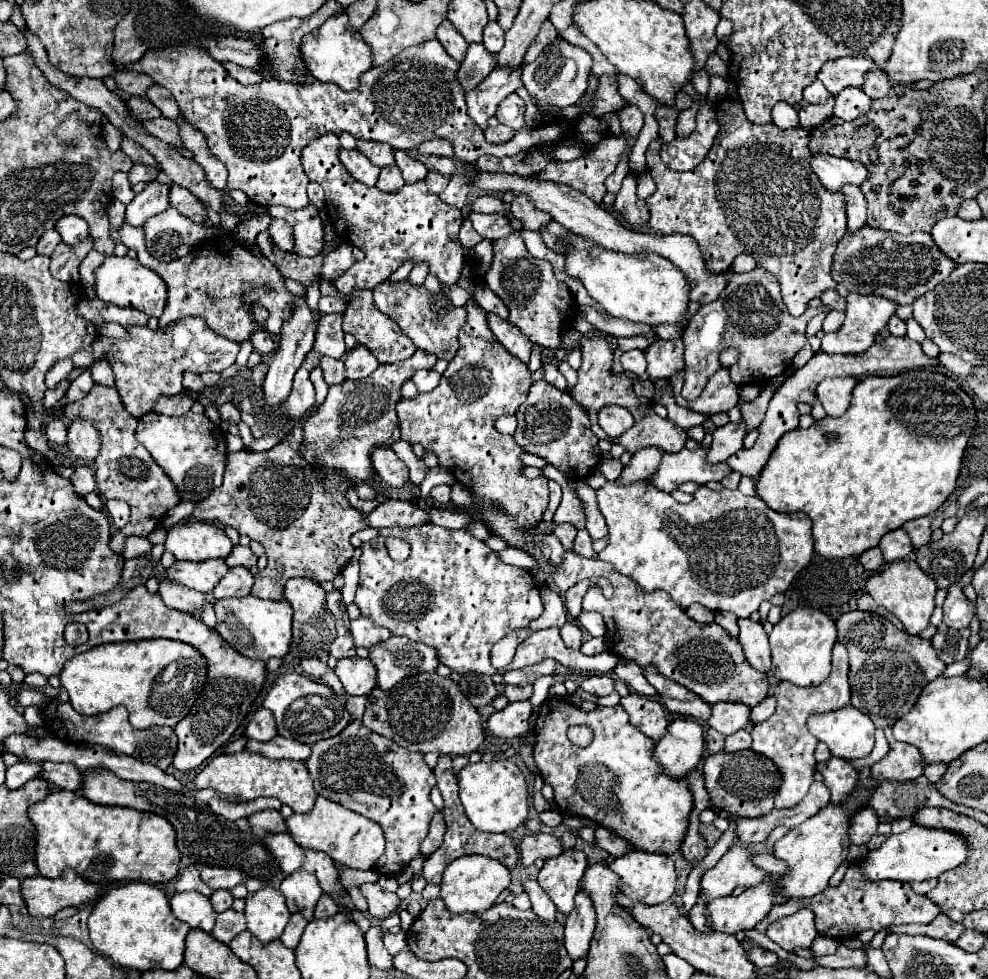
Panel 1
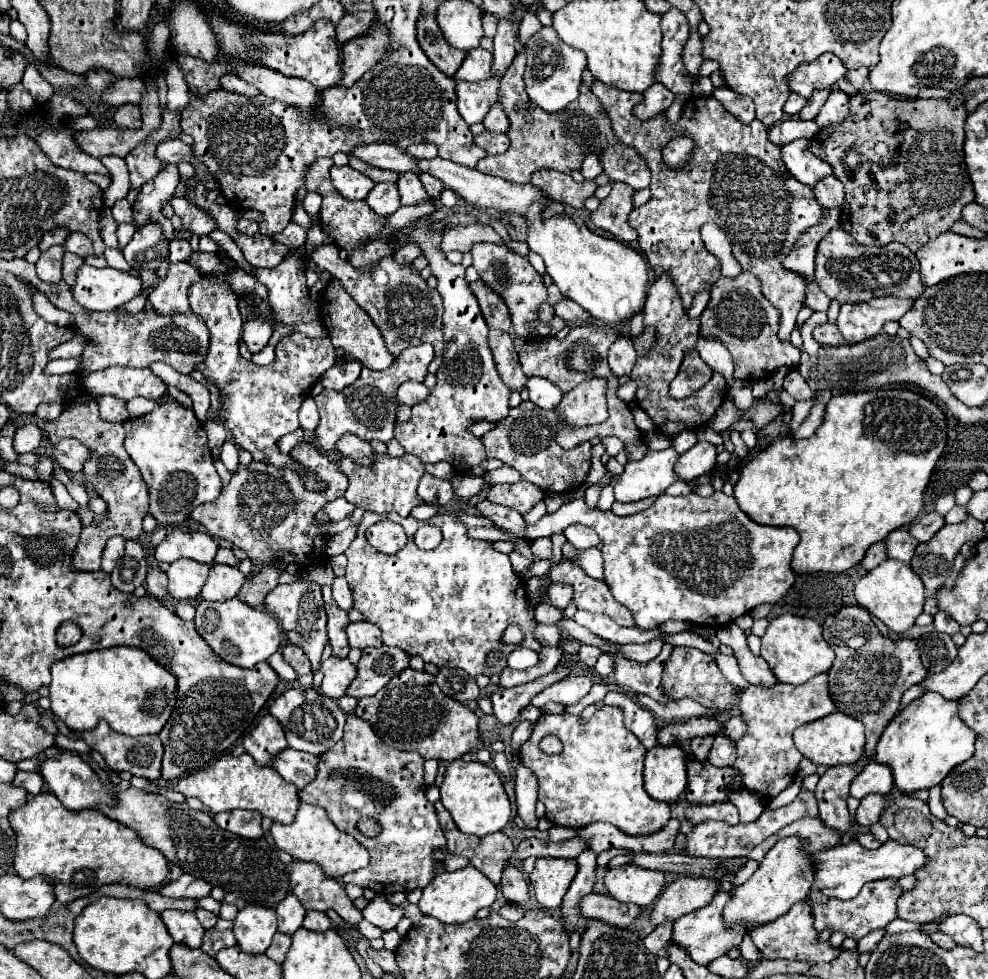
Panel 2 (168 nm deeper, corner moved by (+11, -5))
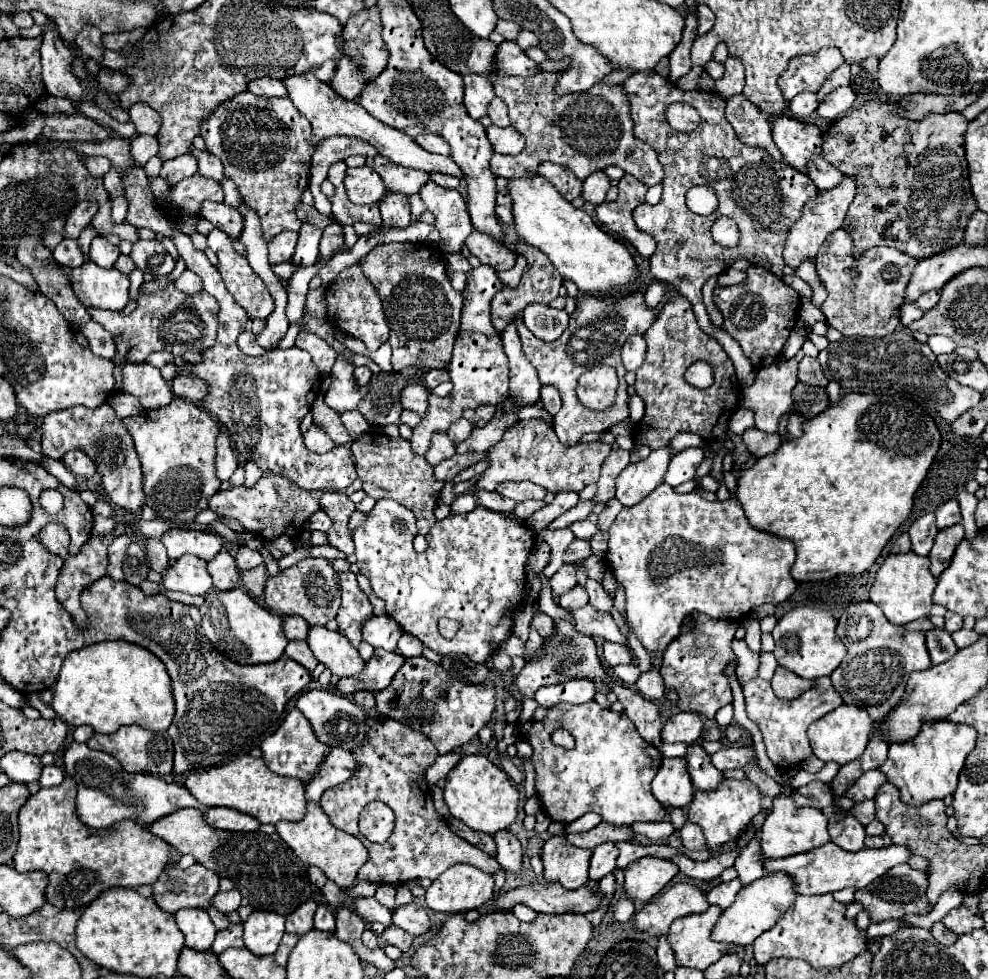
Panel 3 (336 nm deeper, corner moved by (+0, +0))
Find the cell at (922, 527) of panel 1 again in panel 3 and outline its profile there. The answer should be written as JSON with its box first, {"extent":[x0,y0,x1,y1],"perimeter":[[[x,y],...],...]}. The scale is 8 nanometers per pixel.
{"extent":[935,499,961,529],"perimeter":[[[949,499],[947,503],[939,505],[935,515],[937,515],[937,527],[939,529],[945,529],[945,527],[951,527],[951,525],[959,523],[961,521],[961,513],[959,513],[957,499]]]}

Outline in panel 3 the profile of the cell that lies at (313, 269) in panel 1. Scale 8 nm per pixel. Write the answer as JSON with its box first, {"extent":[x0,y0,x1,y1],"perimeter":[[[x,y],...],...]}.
{"extent":[269,231,299,265],"perimeter":[[[283,231],[279,237],[271,239],[271,243],[269,243],[269,261],[271,261],[271,265],[289,261],[293,257],[297,237],[299,235],[295,231]]]}

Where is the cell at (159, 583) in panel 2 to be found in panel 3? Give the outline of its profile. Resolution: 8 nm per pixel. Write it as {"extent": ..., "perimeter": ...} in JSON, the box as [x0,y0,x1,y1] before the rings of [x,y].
{"extent":[145,539,169,575],"perimeter":[[[149,539],[145,545],[145,553],[149,559],[149,567],[153,571],[157,571],[159,575],[163,575],[169,567],[169,557],[167,557],[167,551],[165,551],[161,539]]]}

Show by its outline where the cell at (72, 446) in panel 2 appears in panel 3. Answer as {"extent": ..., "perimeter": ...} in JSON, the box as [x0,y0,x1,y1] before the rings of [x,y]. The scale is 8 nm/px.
{"extent":[63,451,95,479],"perimeter":[[[69,451],[65,457],[63,457],[63,463],[67,469],[71,469],[75,475],[81,475],[83,479],[91,479],[95,475],[95,463],[83,455],[83,451]]]}

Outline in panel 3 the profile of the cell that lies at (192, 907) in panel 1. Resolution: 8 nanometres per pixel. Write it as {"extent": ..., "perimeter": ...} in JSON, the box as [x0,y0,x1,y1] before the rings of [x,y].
{"extent":[175,909,215,951],"perimeter":[[[183,909],[175,913],[175,921],[185,935],[185,947],[195,951],[209,951],[215,939],[215,925],[211,923],[207,911],[199,909]]]}

